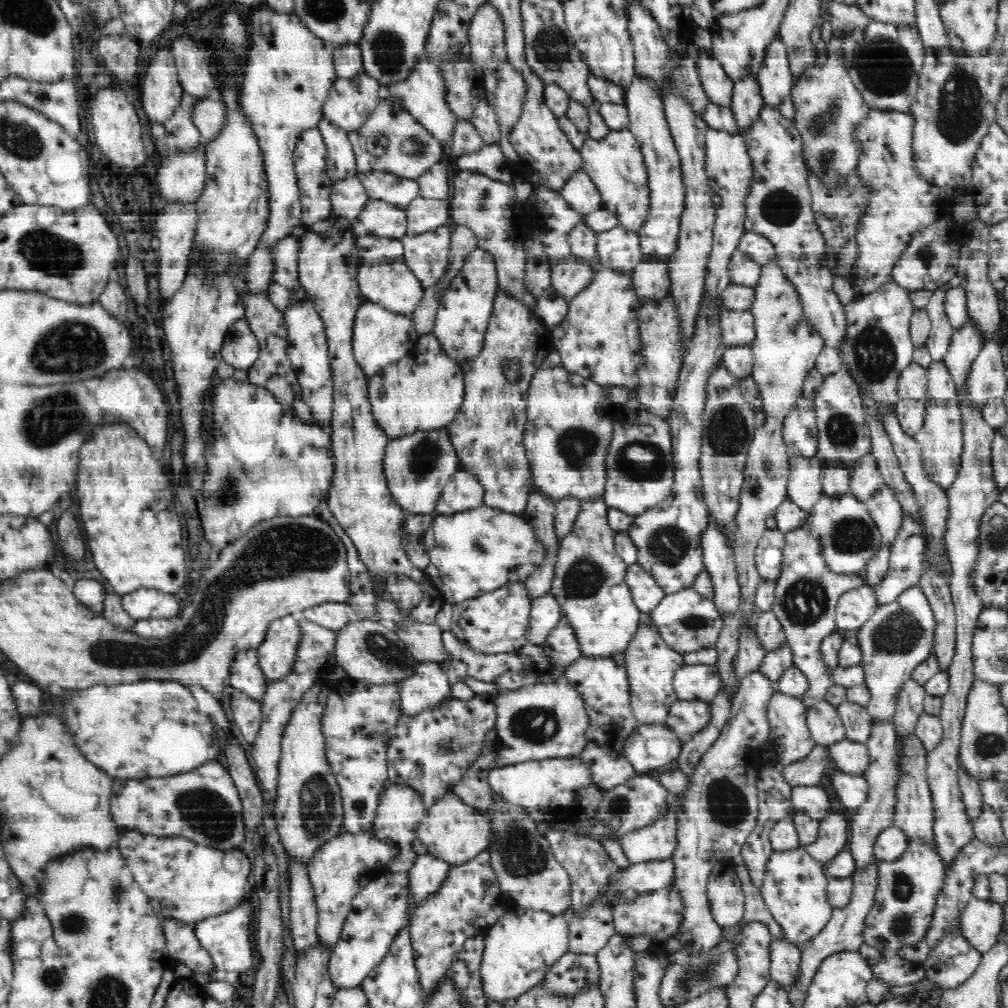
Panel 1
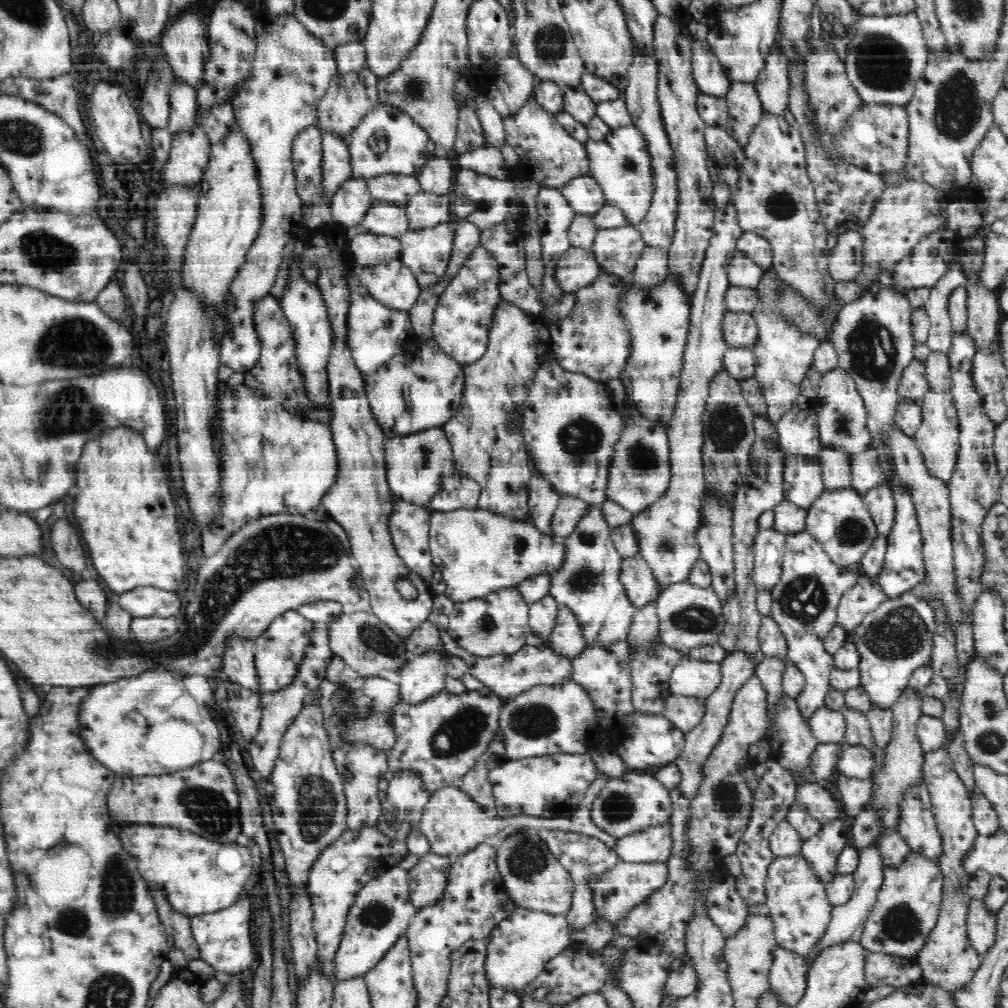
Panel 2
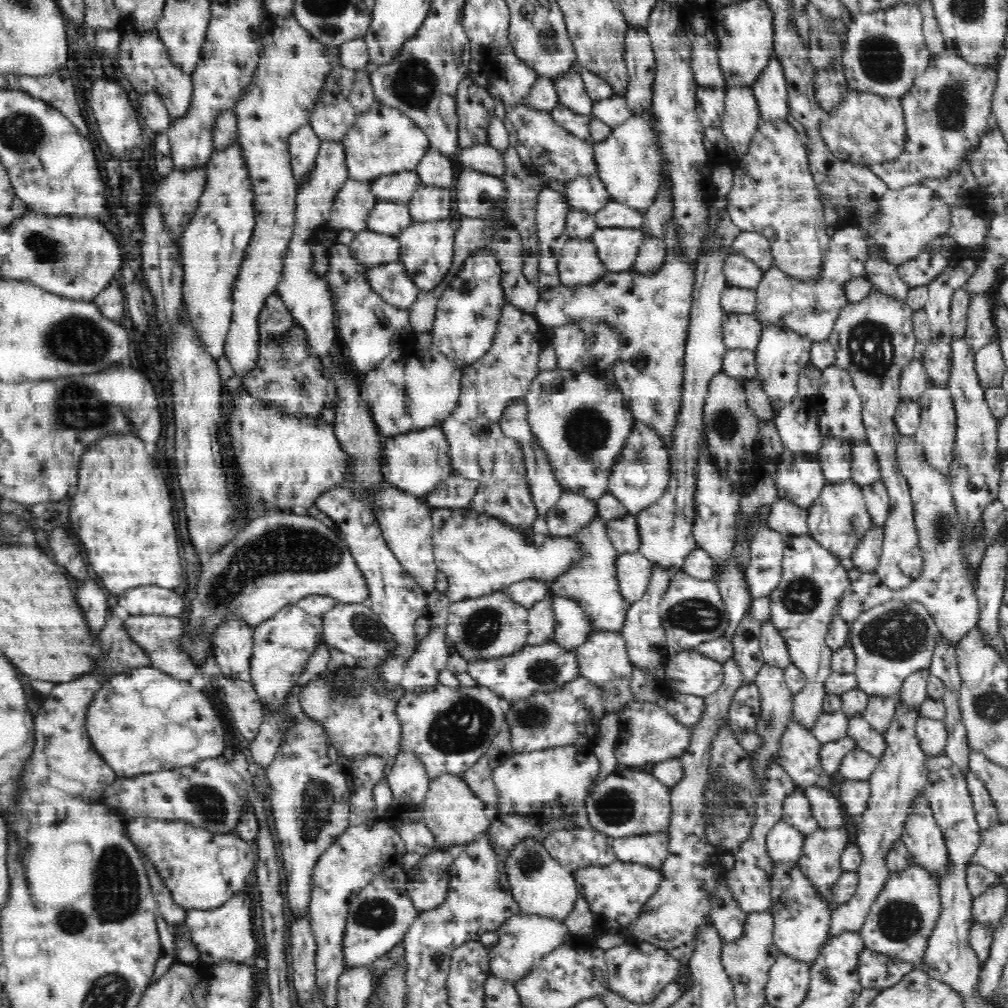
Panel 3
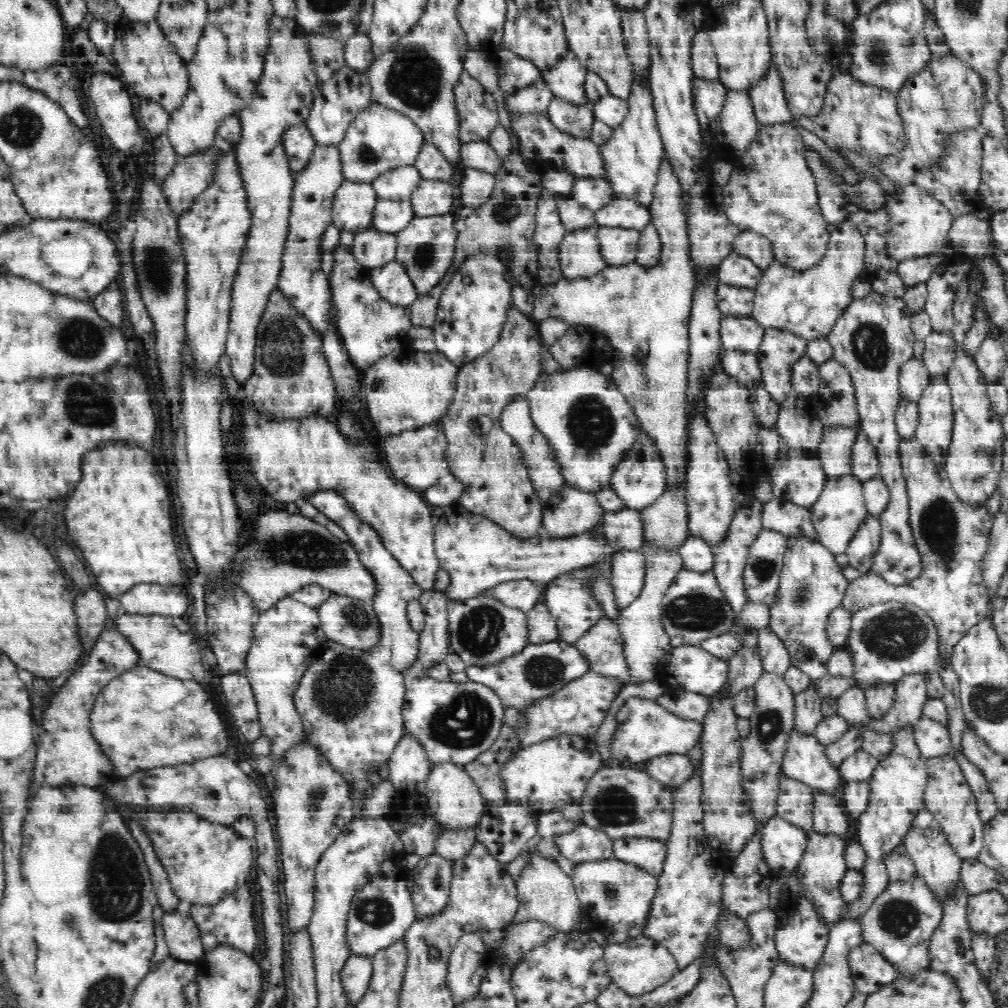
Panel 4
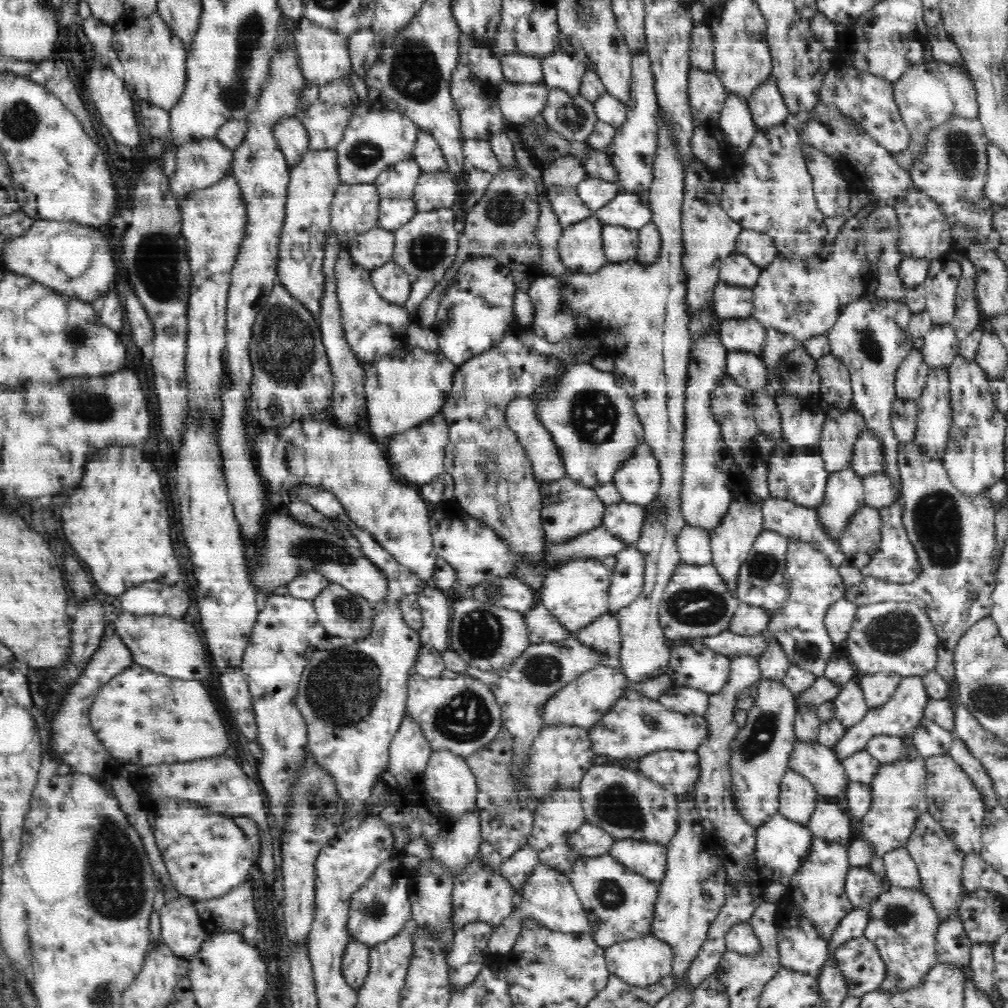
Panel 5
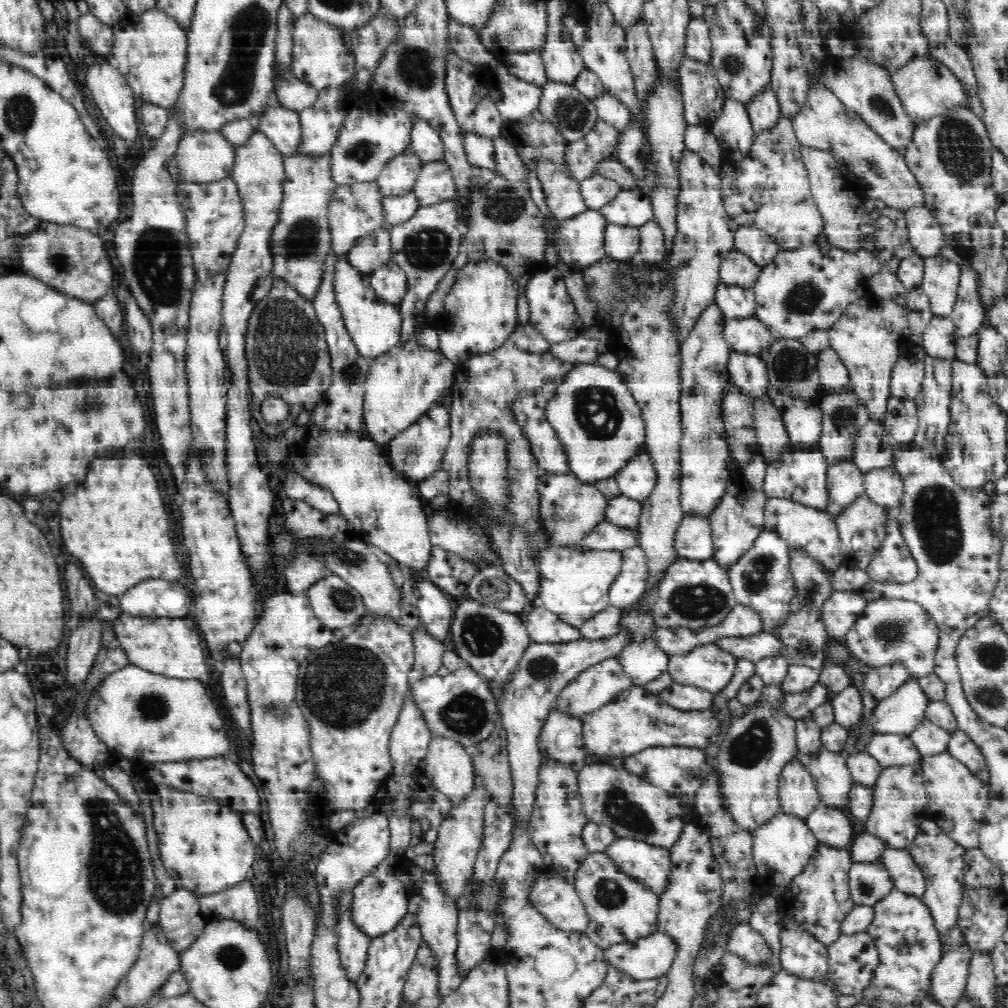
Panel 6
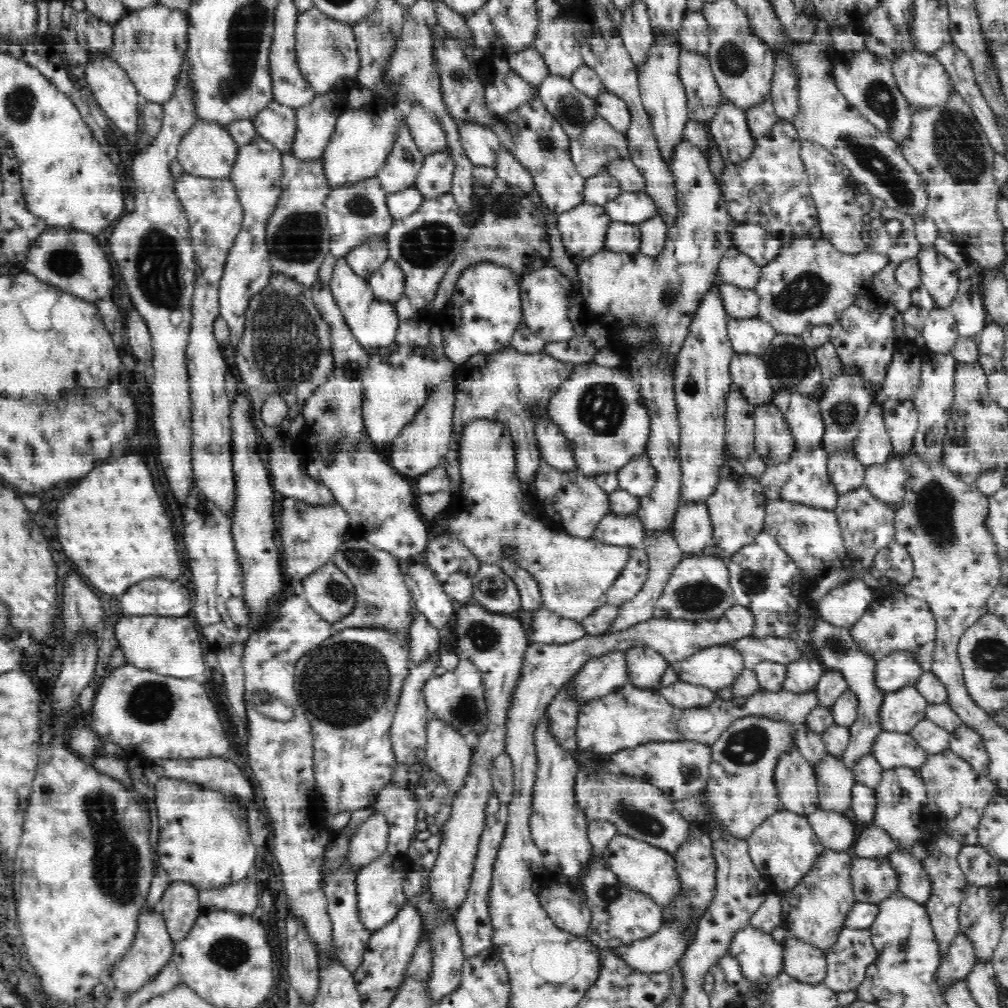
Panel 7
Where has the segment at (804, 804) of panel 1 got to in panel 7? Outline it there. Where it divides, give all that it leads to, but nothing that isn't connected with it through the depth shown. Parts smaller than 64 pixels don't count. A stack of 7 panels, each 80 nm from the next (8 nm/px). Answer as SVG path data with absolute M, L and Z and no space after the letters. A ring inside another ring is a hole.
M819 808L807 817L818 841L826 848L844 852L854 846L854 826L843 813Z

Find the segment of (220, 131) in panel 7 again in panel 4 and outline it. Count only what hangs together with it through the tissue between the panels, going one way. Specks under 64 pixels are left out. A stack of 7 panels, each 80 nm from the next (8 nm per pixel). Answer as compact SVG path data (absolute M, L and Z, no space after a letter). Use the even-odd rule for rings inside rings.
M213 145L204 154L178 158L171 174L162 181L161 194L164 194L176 219L192 211L198 196L213 182L215 160L220 153Z

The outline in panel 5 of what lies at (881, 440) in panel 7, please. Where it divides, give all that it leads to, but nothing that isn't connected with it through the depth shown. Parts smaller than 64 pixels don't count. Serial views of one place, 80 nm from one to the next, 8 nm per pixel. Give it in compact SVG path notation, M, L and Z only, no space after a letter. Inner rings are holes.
M866 428L858 436L853 450L851 468L861 477L884 473L882 441L874 431Z

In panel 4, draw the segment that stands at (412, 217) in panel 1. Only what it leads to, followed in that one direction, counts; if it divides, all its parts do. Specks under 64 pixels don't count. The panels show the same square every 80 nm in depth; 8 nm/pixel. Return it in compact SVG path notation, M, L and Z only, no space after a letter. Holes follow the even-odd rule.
M420 180L411 196L414 216L427 219L430 216L448 215L453 204L452 194L454 186L448 182Z

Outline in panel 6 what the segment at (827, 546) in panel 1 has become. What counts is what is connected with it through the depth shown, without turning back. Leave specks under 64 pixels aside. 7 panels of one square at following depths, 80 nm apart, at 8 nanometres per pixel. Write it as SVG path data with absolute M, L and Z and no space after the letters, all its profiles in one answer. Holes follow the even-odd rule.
M852 461L840 462L836 466L828 466L828 505L825 514L831 516L833 522L838 516L848 510L851 504L865 495L864 474L857 470Z

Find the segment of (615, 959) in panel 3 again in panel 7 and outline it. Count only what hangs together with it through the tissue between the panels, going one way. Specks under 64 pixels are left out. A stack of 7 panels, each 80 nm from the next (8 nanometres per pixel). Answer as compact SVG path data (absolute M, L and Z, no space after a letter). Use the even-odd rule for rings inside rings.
M668 923L652 936L622 944L613 948L614 955L620 955L628 967L646 975L668 972L682 958L688 946L684 923Z

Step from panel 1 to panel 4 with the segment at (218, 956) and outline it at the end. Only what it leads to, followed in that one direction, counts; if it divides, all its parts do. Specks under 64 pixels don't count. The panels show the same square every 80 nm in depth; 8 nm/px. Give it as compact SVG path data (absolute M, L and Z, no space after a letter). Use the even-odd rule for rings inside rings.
M244 884L218 903L208 906L187 906L190 917L198 925L204 952L224 943L232 945L232 947L236 947L236 949L240 949L248 955L252 955L252 952L256 950L256 946L258 946L258 932L256 932L256 922L254 922L254 906L252 905L254 902L248 887L249 884Z

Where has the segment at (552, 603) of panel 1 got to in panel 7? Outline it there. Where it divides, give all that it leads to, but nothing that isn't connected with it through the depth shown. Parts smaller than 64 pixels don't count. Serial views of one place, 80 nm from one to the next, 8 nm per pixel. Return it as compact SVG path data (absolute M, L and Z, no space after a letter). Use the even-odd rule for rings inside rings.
M544 606L527 619L527 625L531 643L564 644L587 635L581 623L565 619Z

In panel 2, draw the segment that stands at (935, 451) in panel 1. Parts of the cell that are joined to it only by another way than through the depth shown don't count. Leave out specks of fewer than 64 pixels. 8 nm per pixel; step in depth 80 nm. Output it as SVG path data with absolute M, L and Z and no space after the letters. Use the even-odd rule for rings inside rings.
M929 390L919 401L923 405L923 417L913 437L920 447L928 474L948 484L948 480L955 474L955 464L959 456L960 427L955 400L950 392L944 394Z

